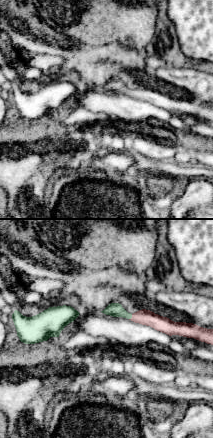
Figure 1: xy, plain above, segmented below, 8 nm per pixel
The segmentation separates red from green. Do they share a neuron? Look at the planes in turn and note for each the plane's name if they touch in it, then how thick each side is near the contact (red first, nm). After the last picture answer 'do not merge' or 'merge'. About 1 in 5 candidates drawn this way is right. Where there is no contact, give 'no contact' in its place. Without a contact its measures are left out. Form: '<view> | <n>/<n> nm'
xy | 130/110 nm

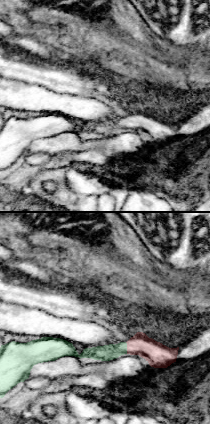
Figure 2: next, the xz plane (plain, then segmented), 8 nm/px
xz | 190/130 nm

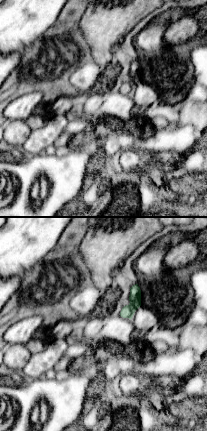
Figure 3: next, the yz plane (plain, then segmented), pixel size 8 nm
no contact

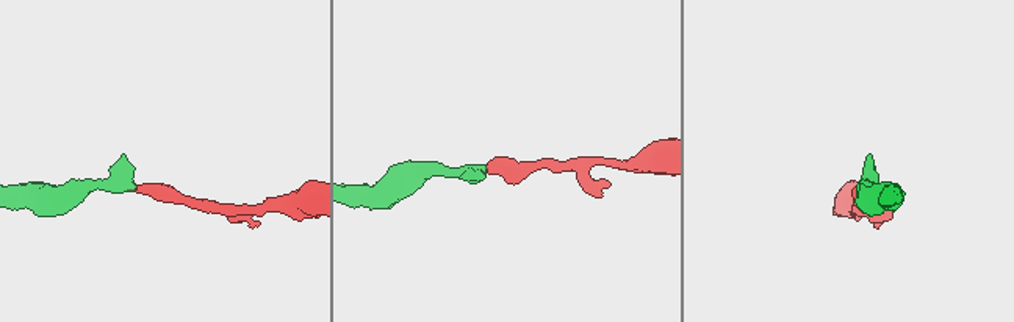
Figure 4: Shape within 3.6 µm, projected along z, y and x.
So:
merge

